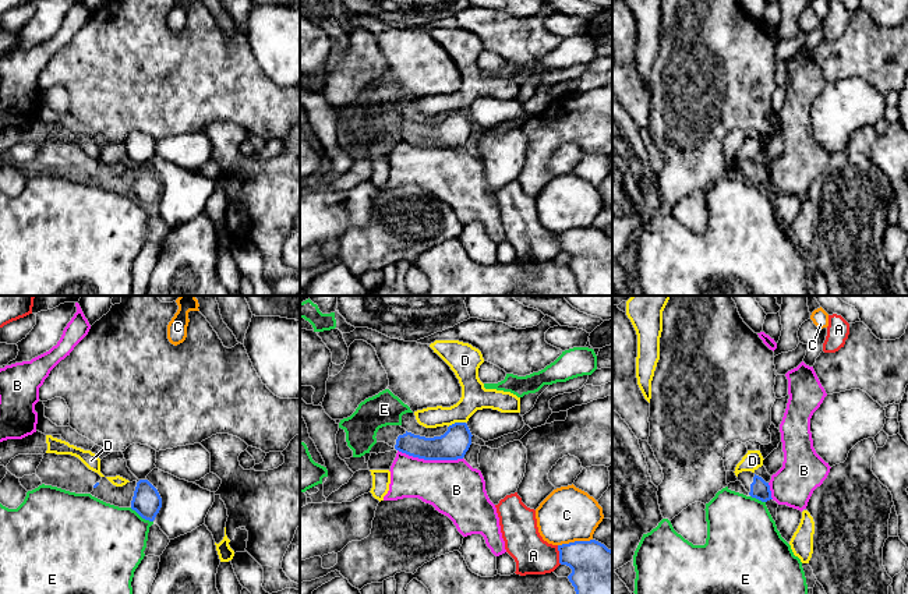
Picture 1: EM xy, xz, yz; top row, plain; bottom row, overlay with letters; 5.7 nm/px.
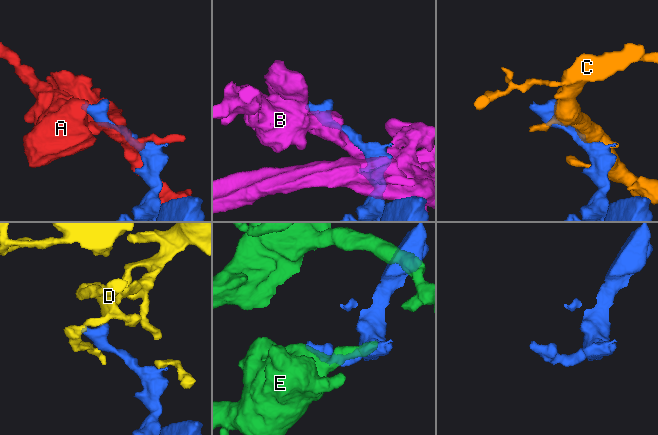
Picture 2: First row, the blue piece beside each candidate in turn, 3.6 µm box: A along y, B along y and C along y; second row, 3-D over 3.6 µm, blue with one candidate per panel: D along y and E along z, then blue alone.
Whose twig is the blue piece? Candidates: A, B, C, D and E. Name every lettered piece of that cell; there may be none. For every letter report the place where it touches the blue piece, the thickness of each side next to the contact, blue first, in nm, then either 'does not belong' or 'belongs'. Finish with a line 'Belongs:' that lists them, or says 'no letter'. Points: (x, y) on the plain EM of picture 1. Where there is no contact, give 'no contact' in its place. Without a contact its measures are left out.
A: contact xz (560, 243); calibres 300 and 220 nm; does not belong
B: contact xz (430, 147); calibres 170 and 320 nm; does not belong
C: contact xz (575, 229); calibres 320 and 320 nm; does not belong
D: contact xz (456, 110); calibres 170 and 160 nm; does not belong
E: contact xy (141, 204); calibres 170 and 420 nm; does not belong
Belongs: no letter

